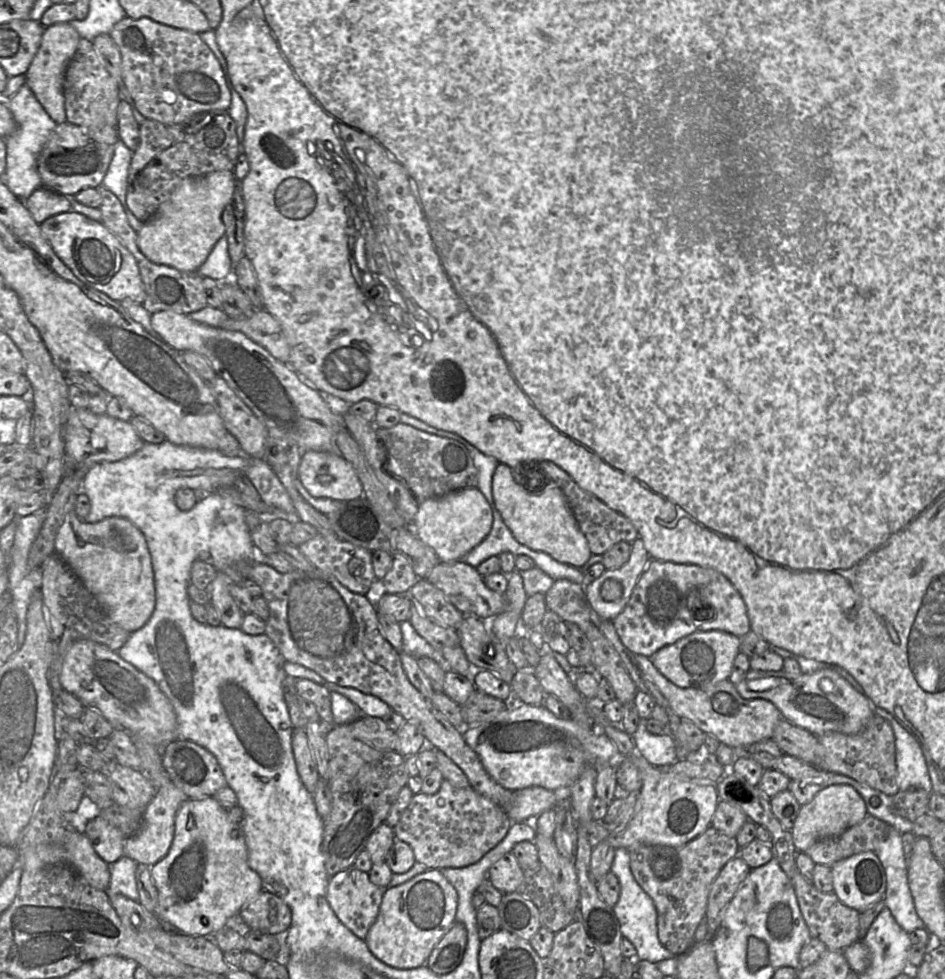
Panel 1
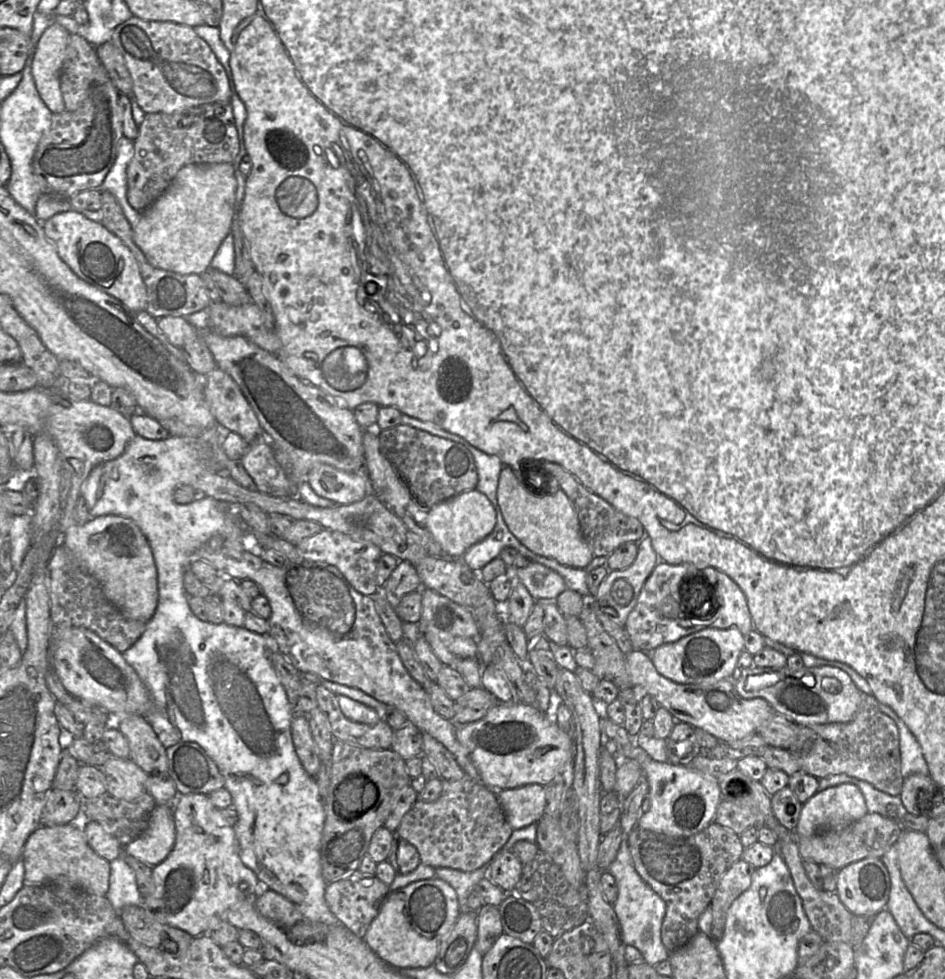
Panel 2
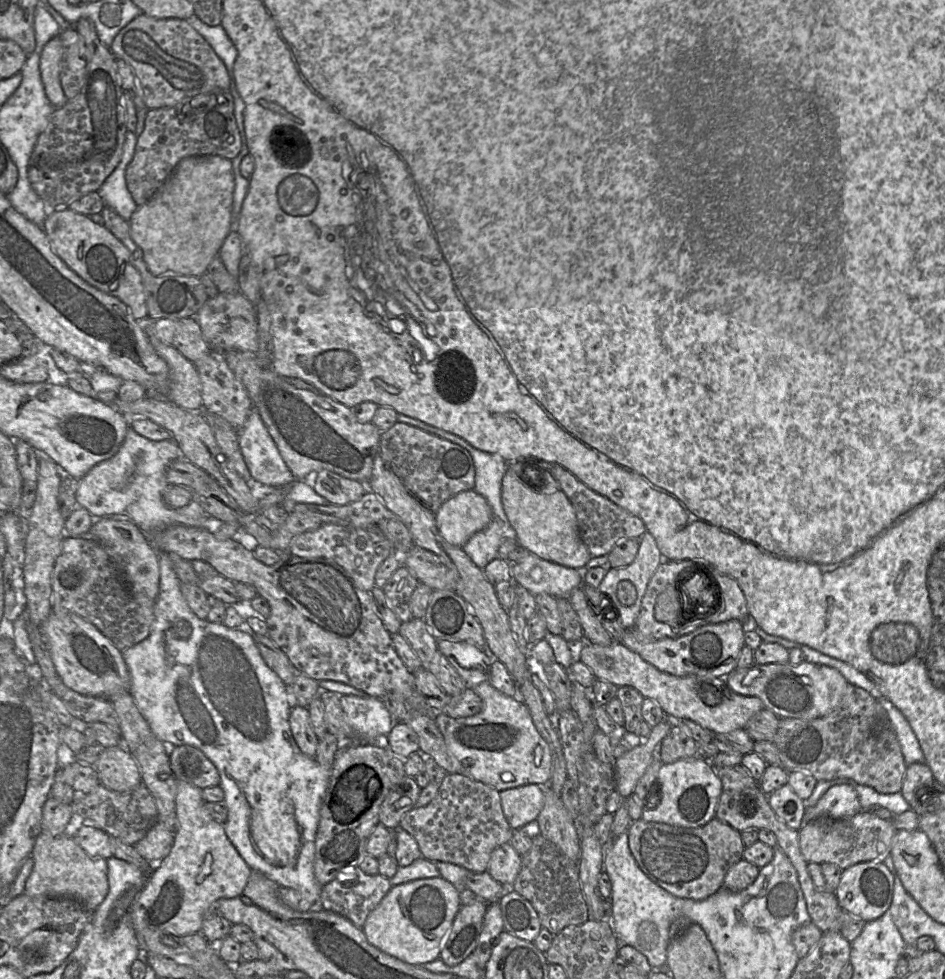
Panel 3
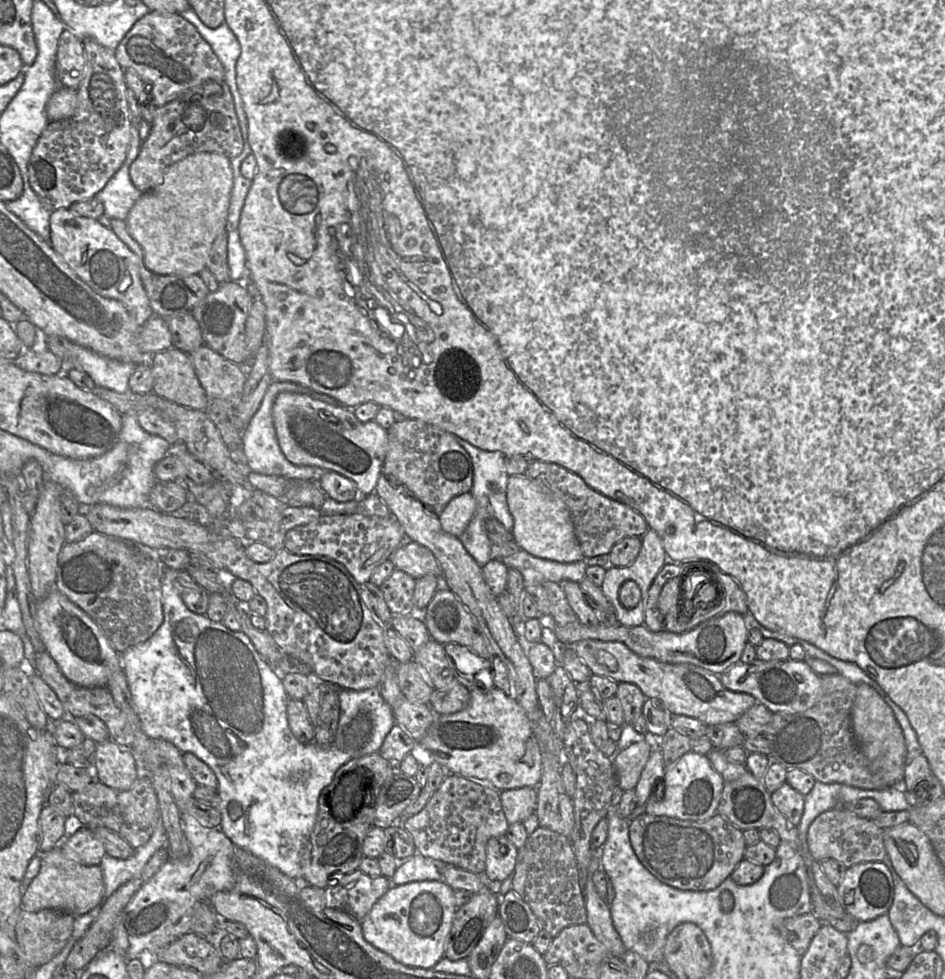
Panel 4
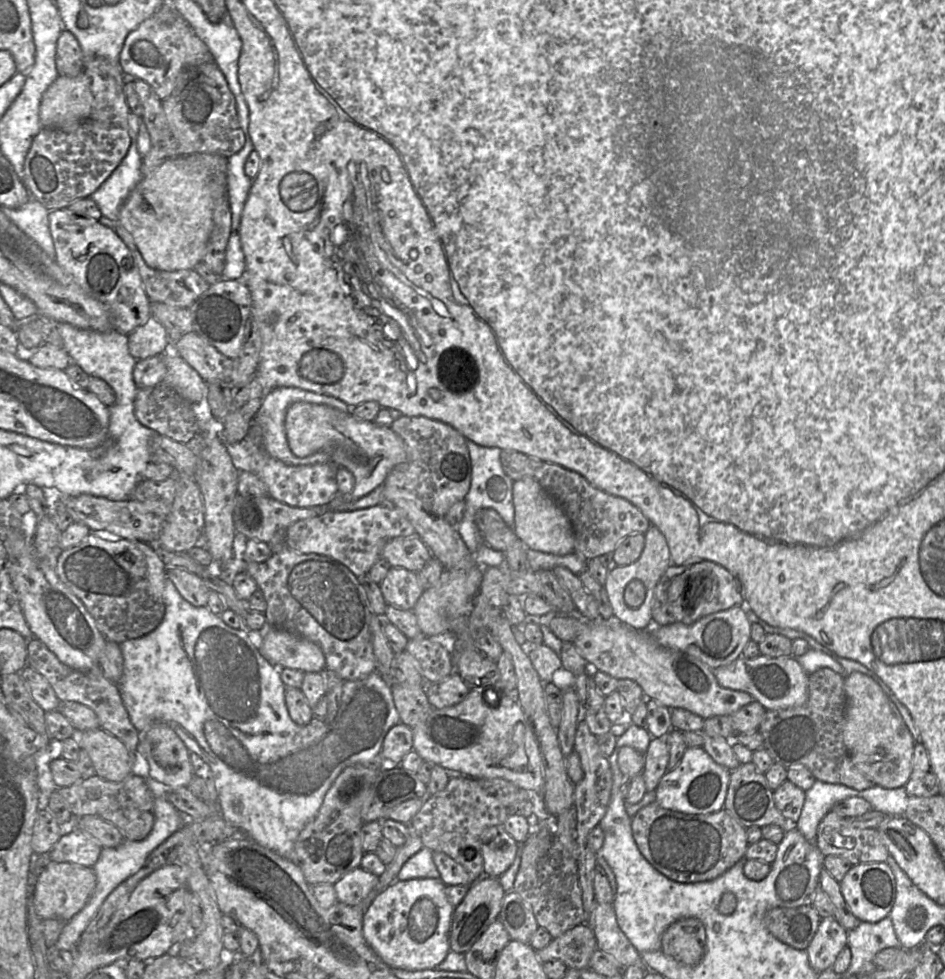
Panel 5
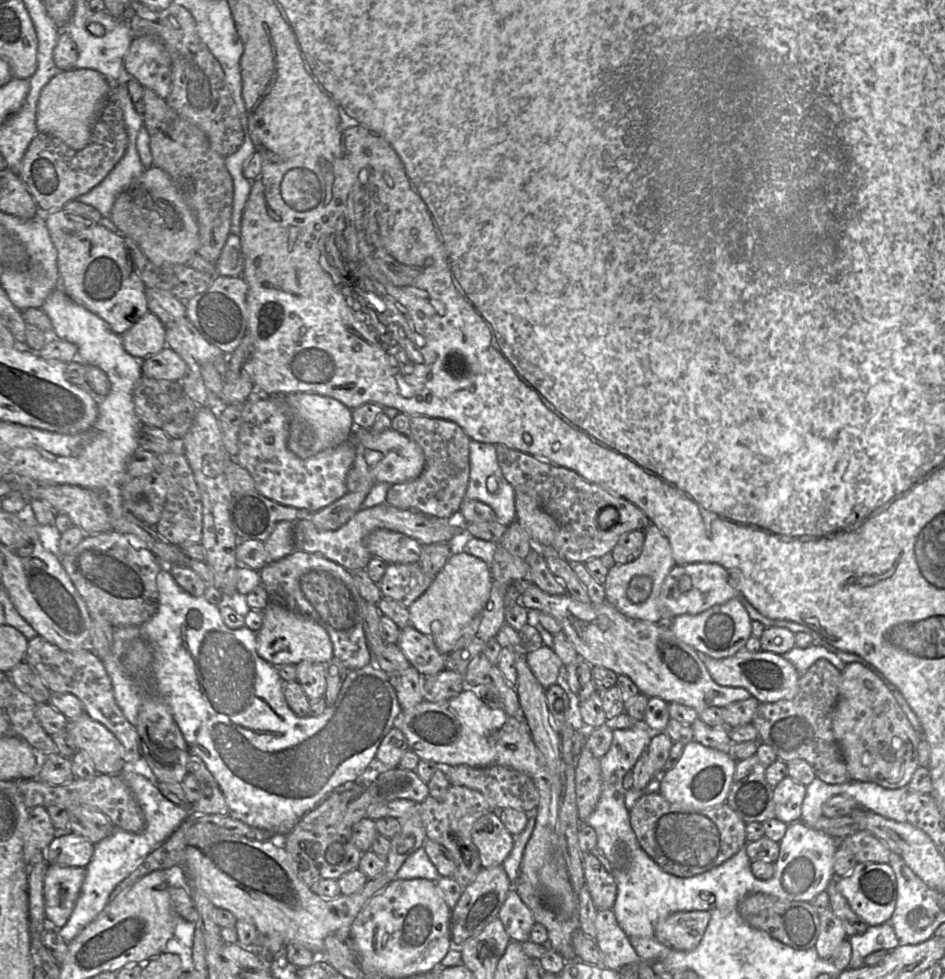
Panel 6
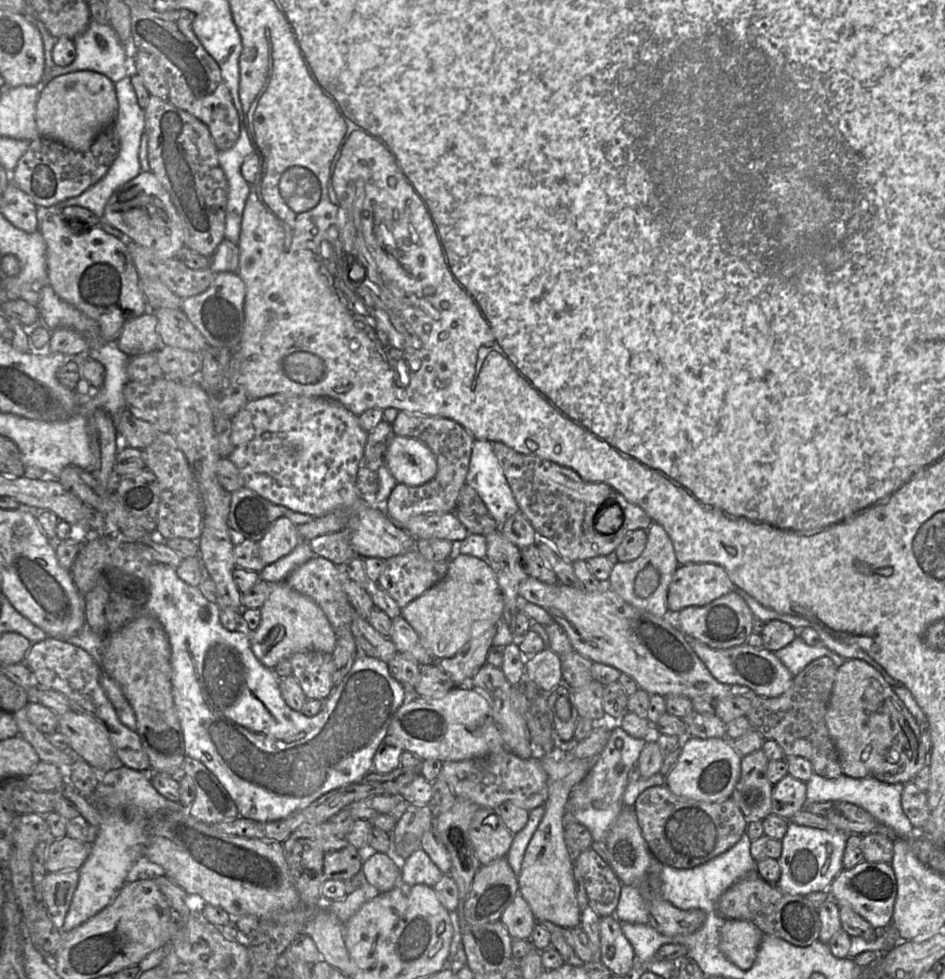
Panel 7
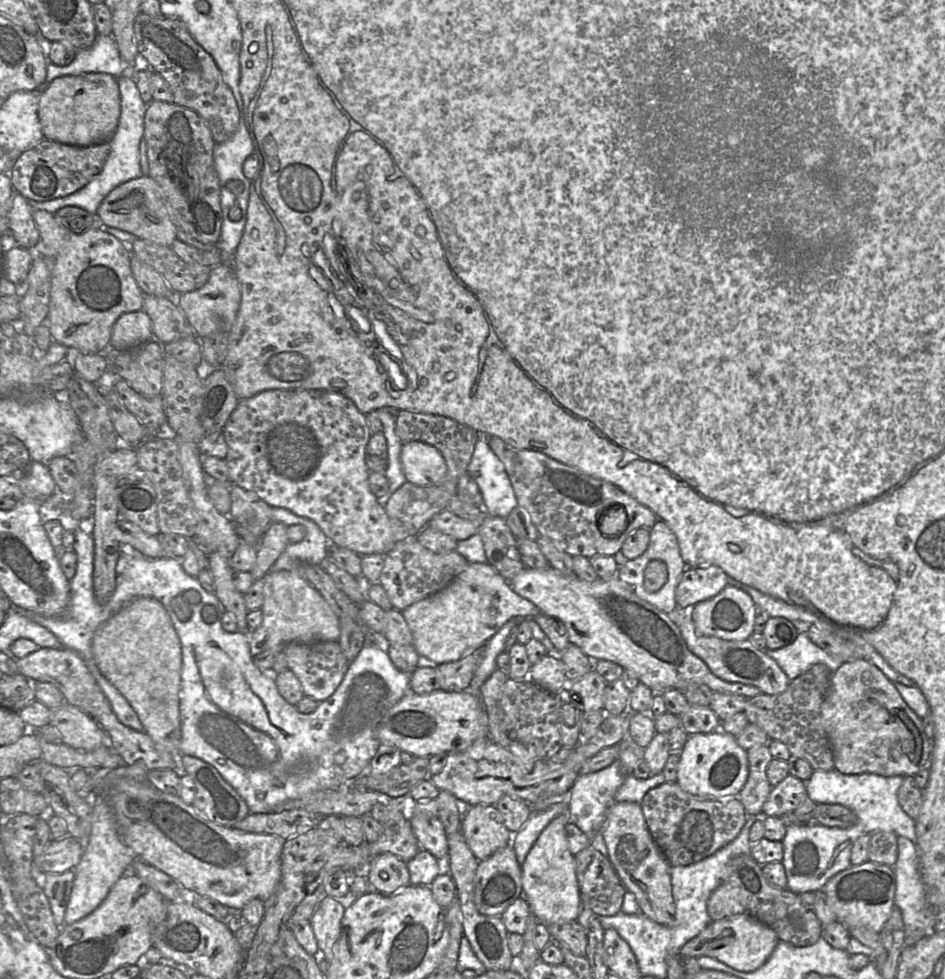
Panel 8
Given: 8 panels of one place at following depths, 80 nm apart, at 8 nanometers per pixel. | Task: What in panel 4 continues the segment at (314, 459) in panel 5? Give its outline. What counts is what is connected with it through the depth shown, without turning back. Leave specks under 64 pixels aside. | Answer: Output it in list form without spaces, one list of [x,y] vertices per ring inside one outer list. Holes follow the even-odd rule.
[[[273,381],[268,387],[257,412],[254,414],[254,416],[242,432],[243,452],[246,456],[248,467],[252,472],[255,473],[268,476],[280,476],[289,479],[290,481],[318,481],[322,474],[329,470],[324,470],[314,466],[294,465],[286,459],[280,449],[272,417],[272,407],[277,395],[282,392],[306,394],[313,399],[320,400],[331,405],[342,405],[332,397],[315,392],[314,390],[311,390],[300,384],[293,382]]]

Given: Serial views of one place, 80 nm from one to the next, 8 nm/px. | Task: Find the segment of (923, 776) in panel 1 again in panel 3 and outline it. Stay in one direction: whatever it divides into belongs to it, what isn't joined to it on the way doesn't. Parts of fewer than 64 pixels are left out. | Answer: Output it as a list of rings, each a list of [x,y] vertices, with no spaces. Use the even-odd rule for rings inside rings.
[[[881,697],[878,701],[888,715],[890,725],[900,744],[905,763],[910,765],[916,762],[925,762],[919,741],[901,711],[885,697]]]

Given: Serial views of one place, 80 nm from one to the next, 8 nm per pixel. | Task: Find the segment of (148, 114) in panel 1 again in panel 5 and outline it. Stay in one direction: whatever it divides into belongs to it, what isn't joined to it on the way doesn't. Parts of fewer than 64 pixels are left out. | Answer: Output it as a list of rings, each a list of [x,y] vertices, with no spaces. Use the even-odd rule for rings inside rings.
[[[182,16],[173,24],[157,22],[150,17],[126,37],[119,57],[119,67],[126,77],[148,83],[158,98],[164,100],[173,92],[184,69],[213,61],[214,57],[206,44]]]

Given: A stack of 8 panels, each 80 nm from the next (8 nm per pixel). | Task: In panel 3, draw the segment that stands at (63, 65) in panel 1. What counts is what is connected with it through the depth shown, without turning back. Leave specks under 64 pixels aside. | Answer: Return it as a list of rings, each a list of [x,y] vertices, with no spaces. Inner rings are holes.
[[[59,36],[50,39],[41,52],[40,74],[45,94],[54,108],[60,108],[68,100],[60,82],[63,46]]]

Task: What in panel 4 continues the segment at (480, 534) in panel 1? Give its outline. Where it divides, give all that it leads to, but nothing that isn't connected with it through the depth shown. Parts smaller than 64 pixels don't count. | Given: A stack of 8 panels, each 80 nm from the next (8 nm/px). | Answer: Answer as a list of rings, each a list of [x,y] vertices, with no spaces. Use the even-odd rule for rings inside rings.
[[[470,492],[453,498],[438,516],[442,529],[459,537],[473,518],[476,500]]]

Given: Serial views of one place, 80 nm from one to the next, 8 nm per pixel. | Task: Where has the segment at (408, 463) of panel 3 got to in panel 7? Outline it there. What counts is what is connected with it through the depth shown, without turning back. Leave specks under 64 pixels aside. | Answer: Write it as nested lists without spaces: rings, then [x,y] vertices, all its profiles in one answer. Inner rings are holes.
[[[399,411],[392,423],[392,431],[395,435],[412,437],[424,443],[436,457],[437,472],[429,482],[419,486],[397,483],[387,500],[388,517],[396,526],[404,529],[405,523],[411,517],[455,512],[460,490],[466,484],[474,442],[473,436],[454,420],[405,411]]]

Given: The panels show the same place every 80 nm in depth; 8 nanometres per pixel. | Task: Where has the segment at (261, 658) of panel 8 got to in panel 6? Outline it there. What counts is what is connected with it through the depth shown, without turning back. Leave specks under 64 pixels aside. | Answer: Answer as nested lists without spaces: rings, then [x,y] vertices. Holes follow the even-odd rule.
[[[269,600],[263,610],[263,624],[258,632],[257,653],[274,666],[298,664],[303,660],[328,663],[333,657],[333,645],[327,631],[312,620],[285,606]]]

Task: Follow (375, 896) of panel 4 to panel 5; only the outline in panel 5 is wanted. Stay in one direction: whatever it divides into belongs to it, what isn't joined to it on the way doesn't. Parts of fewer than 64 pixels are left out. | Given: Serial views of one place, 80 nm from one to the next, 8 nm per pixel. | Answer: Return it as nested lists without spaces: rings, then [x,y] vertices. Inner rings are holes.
[[[355,868],[334,883],[338,902],[354,906],[360,904],[378,885],[379,877]]]

